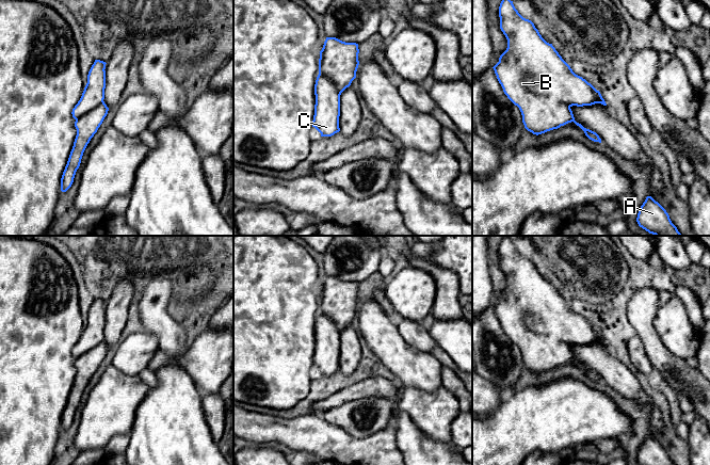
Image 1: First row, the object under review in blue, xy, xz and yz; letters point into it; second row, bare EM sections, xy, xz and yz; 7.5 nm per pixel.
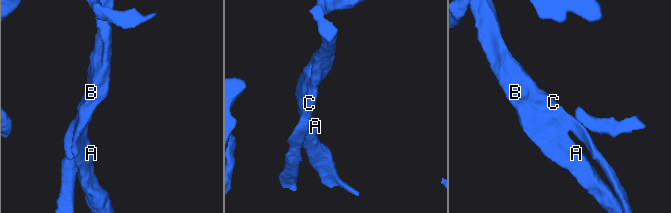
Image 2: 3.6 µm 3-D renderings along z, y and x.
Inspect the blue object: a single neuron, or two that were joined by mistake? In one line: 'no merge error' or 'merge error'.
no merge error

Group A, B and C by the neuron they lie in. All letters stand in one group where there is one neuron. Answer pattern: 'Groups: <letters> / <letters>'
Groups: A B C

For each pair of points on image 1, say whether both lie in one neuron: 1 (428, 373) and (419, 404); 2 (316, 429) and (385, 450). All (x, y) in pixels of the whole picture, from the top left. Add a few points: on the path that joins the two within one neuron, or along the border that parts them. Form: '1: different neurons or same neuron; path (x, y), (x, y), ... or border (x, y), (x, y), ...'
1: different neurons; border (441, 385), (435, 390), (404, 387)
2: same neuron; path (333, 444), (345, 450), (368, 450)

